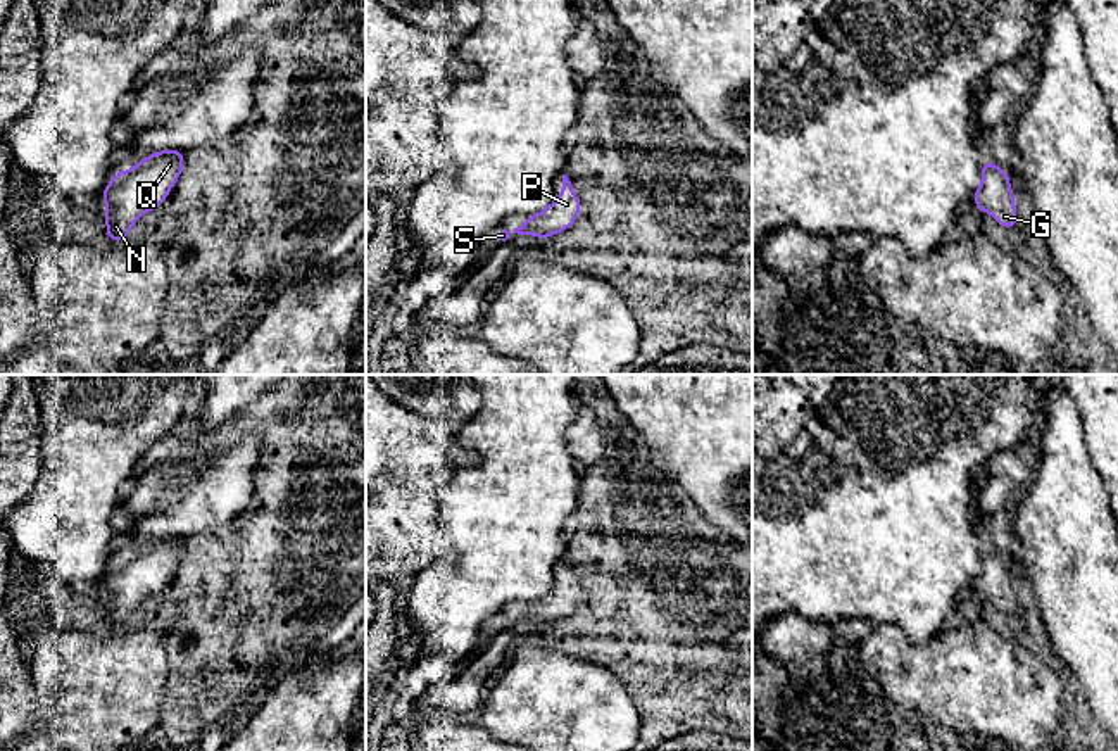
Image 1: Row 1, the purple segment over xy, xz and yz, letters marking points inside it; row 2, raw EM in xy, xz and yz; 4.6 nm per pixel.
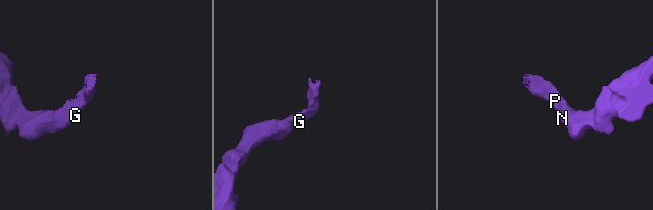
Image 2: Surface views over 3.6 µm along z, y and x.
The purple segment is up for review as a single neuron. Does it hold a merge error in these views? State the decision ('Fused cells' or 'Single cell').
Single cell

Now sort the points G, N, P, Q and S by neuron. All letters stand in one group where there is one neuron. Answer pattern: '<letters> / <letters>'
G N P Q S

